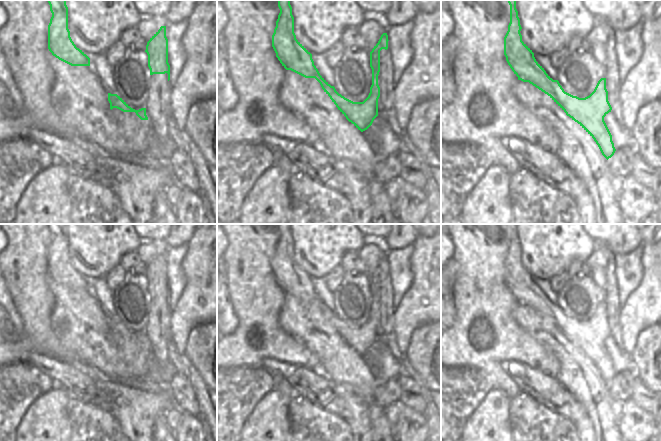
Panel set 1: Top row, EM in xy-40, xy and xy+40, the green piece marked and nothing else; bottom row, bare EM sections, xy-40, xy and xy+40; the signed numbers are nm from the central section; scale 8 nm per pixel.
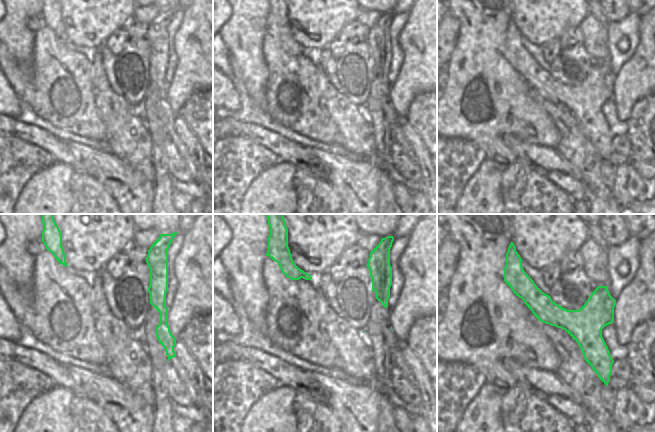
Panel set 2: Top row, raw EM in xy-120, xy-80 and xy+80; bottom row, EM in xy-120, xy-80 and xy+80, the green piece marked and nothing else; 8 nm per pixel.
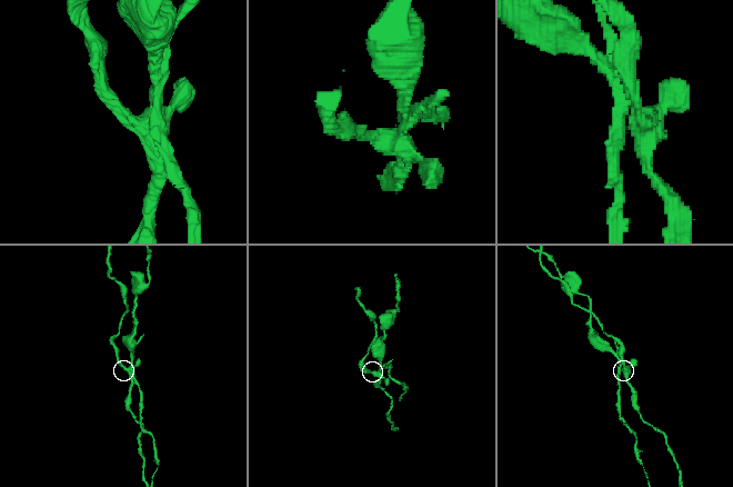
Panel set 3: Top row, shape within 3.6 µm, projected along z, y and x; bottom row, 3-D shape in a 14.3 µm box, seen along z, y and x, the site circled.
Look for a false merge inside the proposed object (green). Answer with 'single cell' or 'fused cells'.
fused cells

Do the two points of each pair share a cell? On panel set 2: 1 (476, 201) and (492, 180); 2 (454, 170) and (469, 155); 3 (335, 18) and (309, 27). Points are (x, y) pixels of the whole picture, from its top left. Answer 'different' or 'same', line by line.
1: same
2: same
3: same

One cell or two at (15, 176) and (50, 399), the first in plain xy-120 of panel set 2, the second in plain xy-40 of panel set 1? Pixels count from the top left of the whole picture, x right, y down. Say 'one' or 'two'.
two

